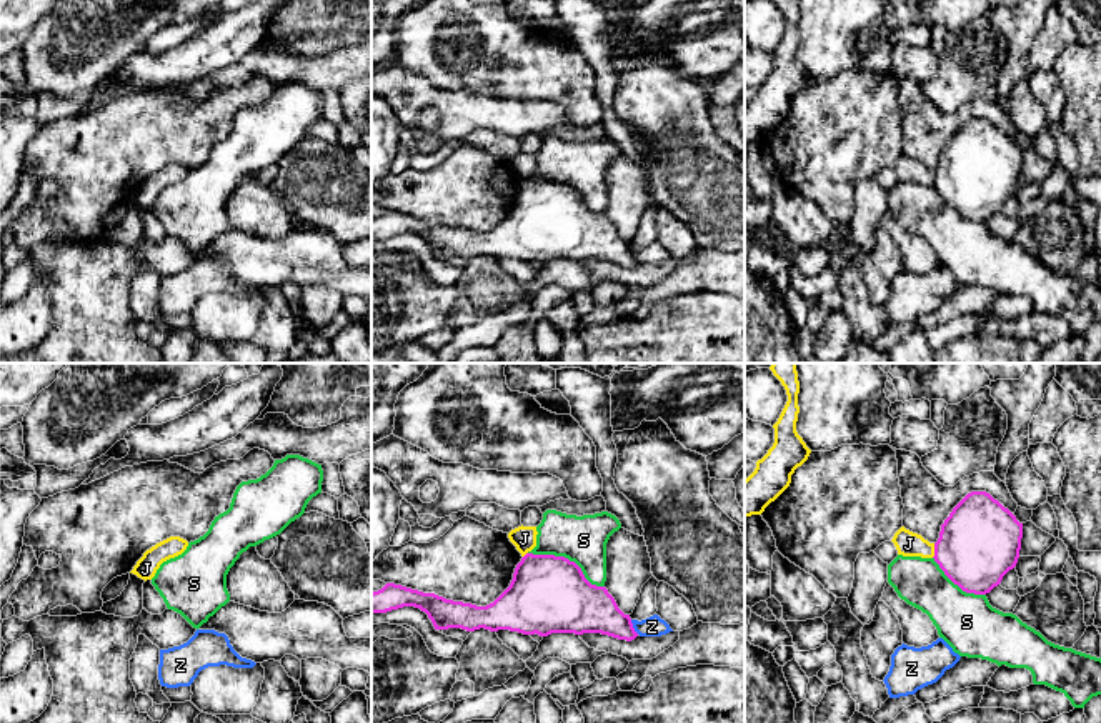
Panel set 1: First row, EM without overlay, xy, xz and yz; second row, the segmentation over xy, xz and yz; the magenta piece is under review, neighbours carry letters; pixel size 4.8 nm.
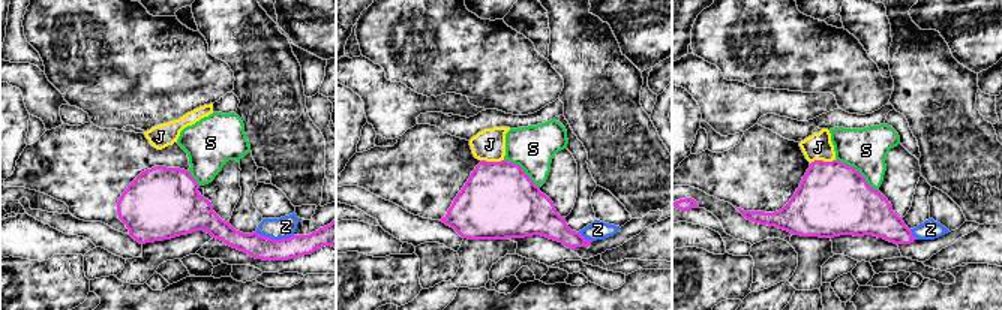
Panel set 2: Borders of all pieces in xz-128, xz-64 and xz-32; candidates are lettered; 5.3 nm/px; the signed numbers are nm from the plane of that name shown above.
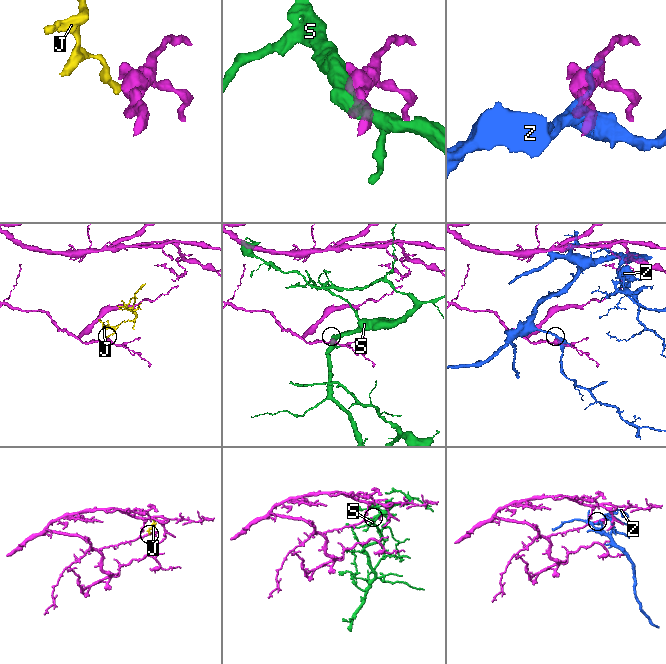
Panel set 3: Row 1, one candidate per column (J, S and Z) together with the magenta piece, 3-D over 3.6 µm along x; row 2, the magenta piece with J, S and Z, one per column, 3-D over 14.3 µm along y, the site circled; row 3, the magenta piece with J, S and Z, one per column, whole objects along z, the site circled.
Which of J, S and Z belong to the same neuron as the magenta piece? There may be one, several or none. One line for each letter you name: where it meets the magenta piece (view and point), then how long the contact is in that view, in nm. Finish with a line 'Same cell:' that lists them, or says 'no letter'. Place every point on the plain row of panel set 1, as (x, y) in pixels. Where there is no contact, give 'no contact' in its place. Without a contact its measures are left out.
Same cell: no letter

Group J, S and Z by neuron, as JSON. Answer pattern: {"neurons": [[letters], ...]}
{"neurons": [["J"], ["S"], ["Z"]]}

